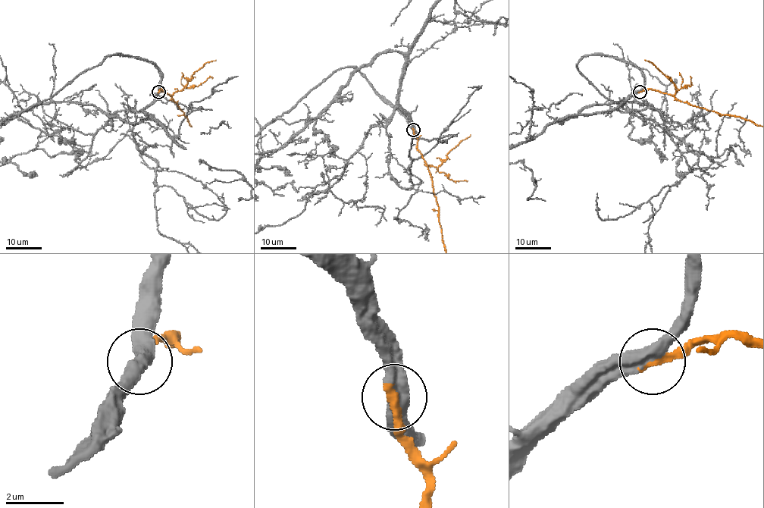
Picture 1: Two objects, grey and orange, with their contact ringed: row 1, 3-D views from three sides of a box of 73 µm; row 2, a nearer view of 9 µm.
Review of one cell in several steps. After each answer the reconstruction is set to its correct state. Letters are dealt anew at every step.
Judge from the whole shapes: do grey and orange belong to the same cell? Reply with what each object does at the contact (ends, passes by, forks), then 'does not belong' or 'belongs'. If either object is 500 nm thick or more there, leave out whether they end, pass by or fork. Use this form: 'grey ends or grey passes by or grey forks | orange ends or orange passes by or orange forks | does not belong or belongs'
grey passes by | orange ends | belongs

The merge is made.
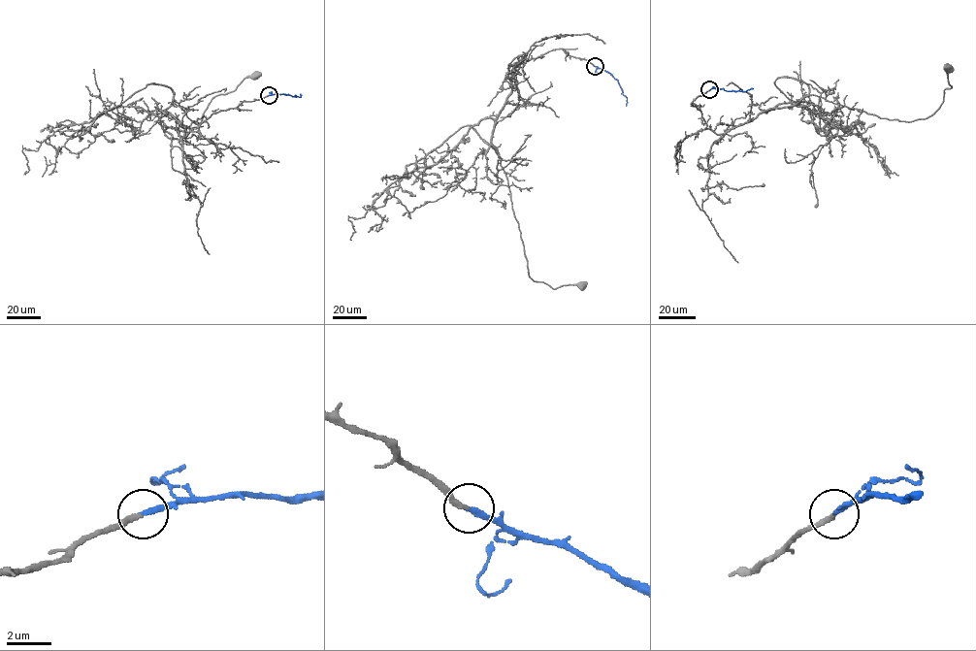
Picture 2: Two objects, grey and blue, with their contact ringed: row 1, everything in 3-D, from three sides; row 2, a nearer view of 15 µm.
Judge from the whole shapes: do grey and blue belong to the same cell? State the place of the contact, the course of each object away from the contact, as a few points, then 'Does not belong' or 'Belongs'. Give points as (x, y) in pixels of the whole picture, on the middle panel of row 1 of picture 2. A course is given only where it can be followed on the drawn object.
Place: (595, 66). Course of grey: (595, 66), (557, 48), (521, 61), (492, 138), (506, 176), (528, 276), (553, 288), (581, 285). Course of blue: (595, 66), (617, 81), (627, 98), (626, 106). Belongs

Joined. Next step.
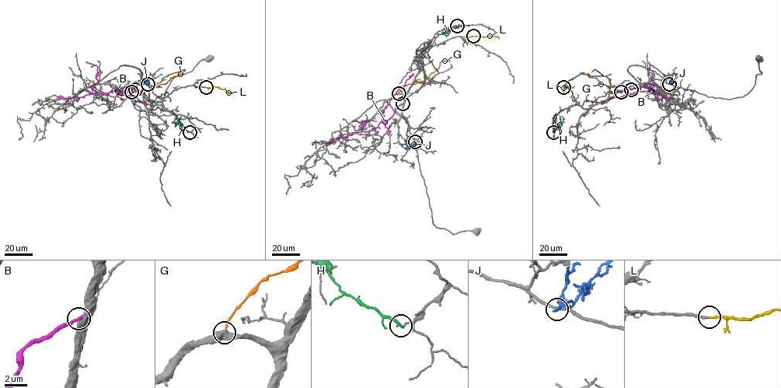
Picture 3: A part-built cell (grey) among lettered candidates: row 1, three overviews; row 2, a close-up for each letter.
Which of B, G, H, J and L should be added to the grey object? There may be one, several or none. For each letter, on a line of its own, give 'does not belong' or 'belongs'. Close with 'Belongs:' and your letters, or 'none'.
B: does not belong
G: does not belong
H: does not belong
J: does not belong
L: belongs
Belongs: L

